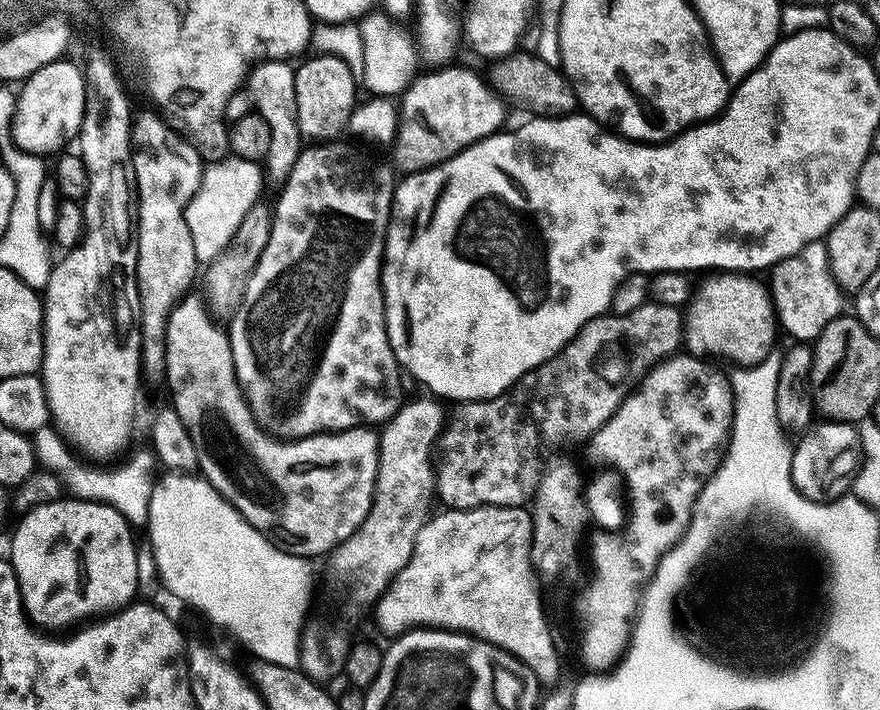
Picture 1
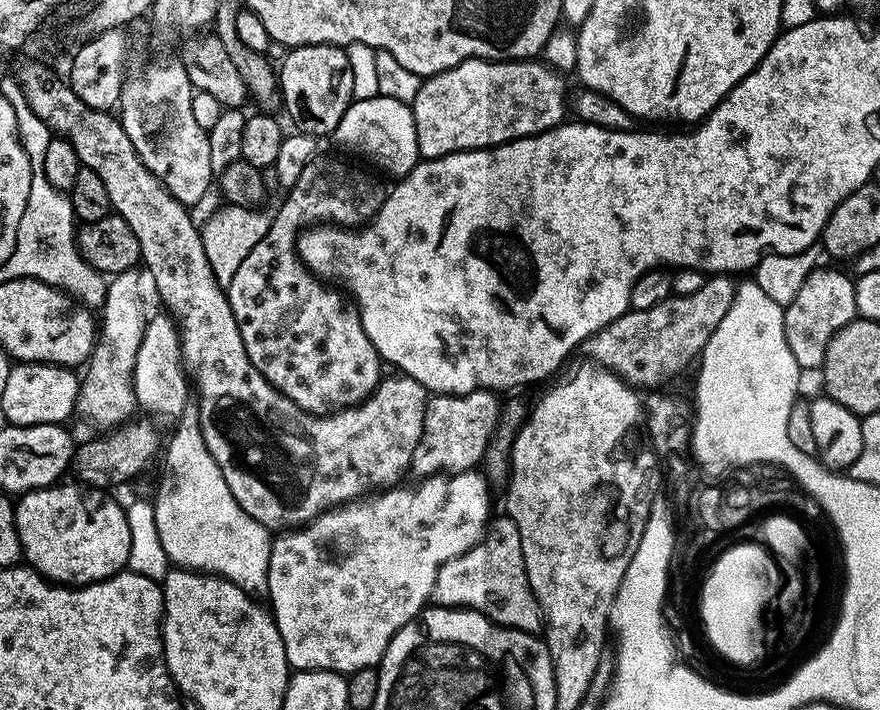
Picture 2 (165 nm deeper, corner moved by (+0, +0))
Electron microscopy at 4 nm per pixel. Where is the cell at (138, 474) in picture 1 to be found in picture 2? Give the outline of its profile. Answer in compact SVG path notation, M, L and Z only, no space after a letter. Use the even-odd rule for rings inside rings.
M127 268L108 280L102 309L104 324L102 320L98 328L98 343L83 369L85 372L80 376L80 393L76 400L75 415L81 416L85 425L96 430L113 430L137 415L138 405L132 379L138 346L142 346L142 336L146 334L149 319L157 315L161 308L158 286L148 268ZM94 406L104 412L94 412Z

